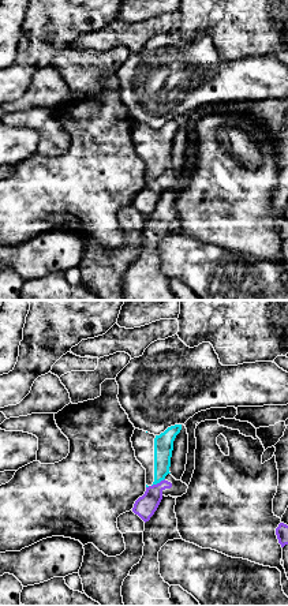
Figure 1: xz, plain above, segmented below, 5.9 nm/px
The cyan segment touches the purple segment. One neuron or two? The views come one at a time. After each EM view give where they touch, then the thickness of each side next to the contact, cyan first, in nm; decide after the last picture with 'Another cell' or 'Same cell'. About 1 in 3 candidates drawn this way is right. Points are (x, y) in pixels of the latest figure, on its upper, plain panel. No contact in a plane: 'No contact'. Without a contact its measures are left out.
Touches cyan at (157, 176). Thickness 110 nm (cyan) against 130 nm

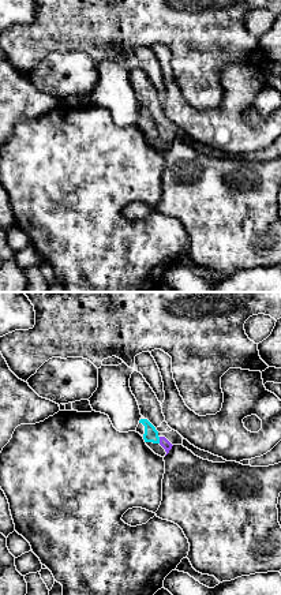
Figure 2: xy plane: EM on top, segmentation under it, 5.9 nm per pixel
Touches cyan at (158, 134). Thickness 80 nm (cyan) against 60 nm

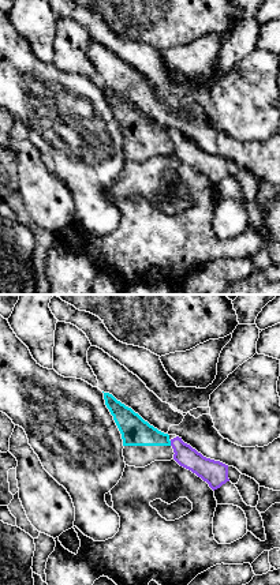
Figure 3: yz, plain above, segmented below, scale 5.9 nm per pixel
Touches cyan at (170, 138). Thickness 170 nm (cyan) against 130 nm

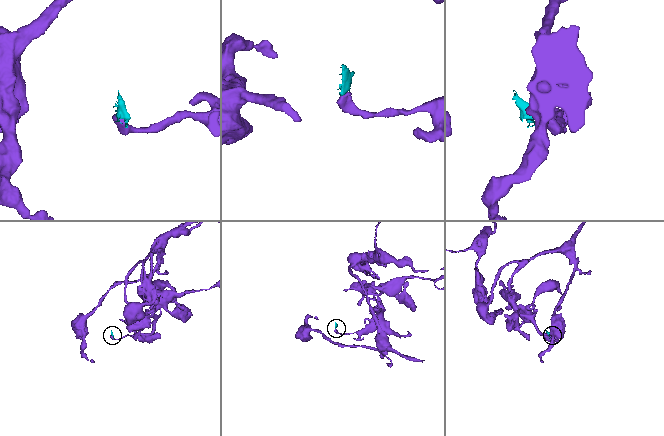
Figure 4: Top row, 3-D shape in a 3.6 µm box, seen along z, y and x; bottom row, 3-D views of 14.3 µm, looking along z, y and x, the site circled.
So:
Another cell

